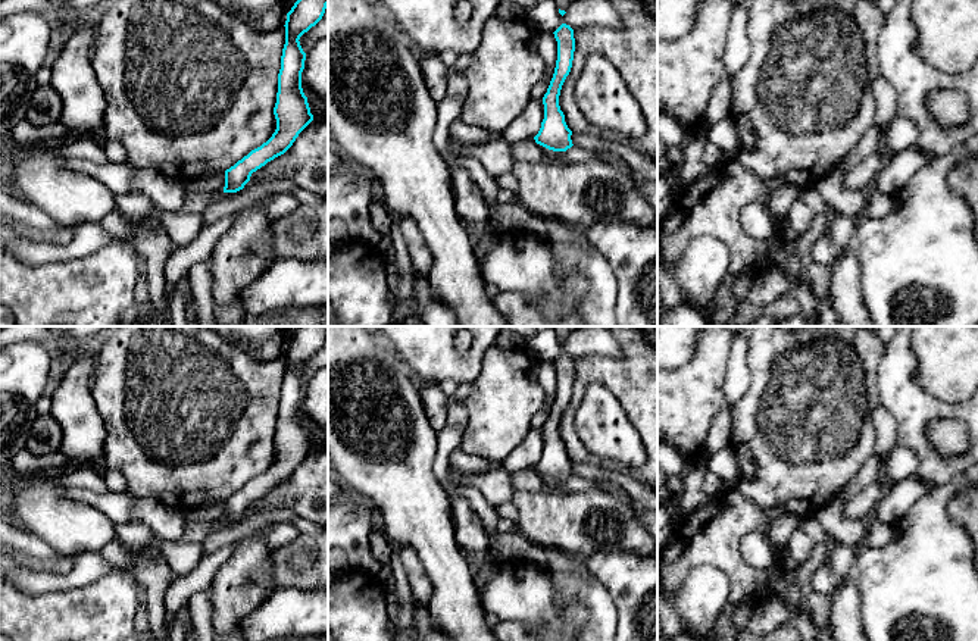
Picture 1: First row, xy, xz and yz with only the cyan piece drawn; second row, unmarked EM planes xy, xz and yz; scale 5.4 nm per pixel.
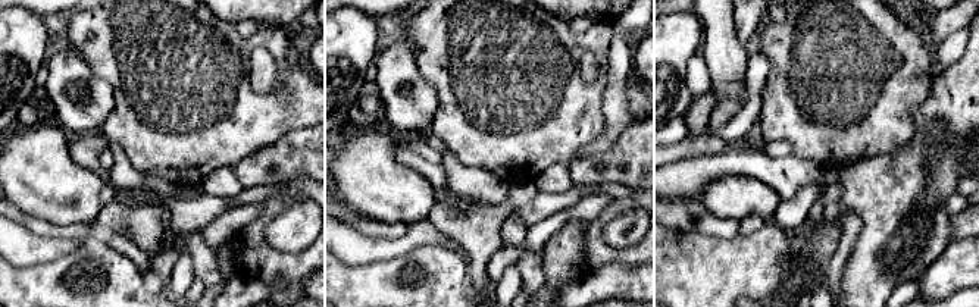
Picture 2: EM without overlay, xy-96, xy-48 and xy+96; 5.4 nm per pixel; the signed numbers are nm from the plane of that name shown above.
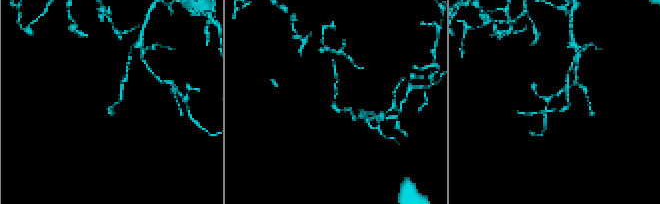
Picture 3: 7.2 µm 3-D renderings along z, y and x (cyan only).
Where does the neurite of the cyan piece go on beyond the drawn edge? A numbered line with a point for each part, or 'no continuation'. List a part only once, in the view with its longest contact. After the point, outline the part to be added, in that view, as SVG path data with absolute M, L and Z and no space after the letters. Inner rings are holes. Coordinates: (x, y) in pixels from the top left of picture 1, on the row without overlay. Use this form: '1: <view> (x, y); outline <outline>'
no continuation

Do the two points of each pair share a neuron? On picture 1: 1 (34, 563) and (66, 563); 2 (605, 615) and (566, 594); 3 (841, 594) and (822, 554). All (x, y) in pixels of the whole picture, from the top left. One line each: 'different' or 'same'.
1: same
2: same
3: different

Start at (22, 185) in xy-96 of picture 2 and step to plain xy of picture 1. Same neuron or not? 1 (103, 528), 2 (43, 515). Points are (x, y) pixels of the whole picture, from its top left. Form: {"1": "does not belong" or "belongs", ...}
{"1": "belongs", "2": "belongs"}

